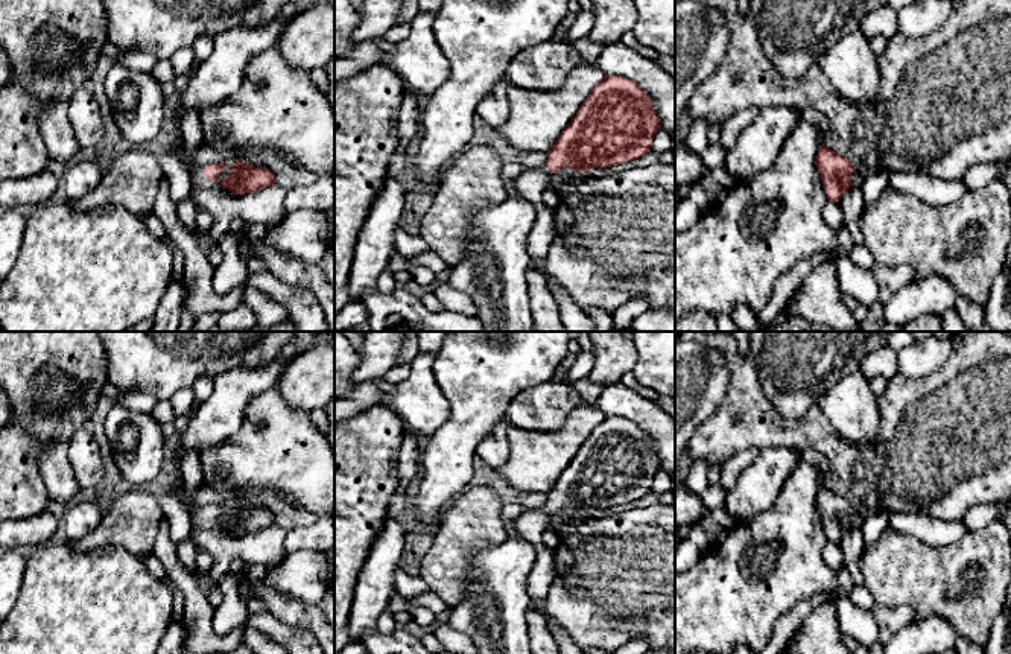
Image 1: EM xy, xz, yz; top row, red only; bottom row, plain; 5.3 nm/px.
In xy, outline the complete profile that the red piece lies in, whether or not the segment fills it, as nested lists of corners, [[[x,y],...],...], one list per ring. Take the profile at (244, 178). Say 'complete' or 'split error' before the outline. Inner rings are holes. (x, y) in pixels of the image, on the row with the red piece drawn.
split error; [[[246,161],[196,166],[190,173],[193,189],[223,187],[236,195],[275,186],[277,176],[266,167],[252,167]]]

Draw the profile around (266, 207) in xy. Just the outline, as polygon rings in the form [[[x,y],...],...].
[[[275,184],[243,195],[236,195],[223,187],[192,187],[190,196],[198,210],[208,211],[213,216],[214,222],[210,236],[214,243],[219,243],[237,217],[251,225],[261,224],[266,228],[281,224],[286,217],[284,201],[287,193],[287,189]]]

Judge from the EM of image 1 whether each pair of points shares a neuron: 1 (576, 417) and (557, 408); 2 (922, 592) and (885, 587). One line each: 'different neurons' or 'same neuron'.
1: different neurons
2: same neuron

